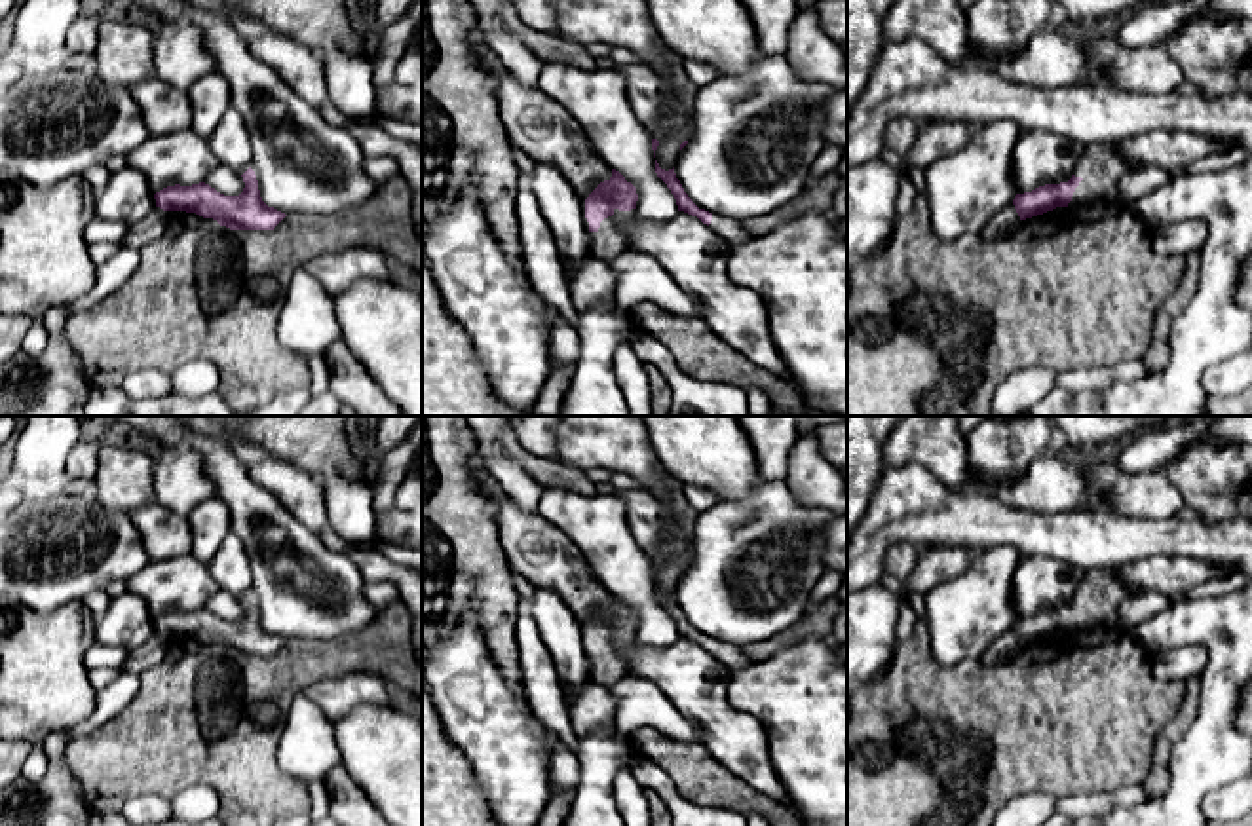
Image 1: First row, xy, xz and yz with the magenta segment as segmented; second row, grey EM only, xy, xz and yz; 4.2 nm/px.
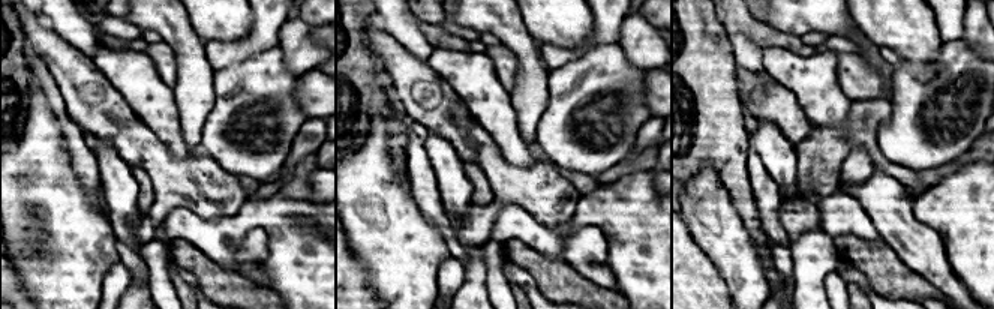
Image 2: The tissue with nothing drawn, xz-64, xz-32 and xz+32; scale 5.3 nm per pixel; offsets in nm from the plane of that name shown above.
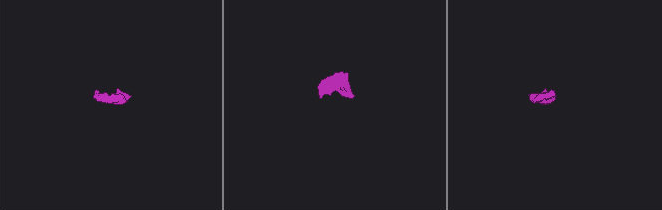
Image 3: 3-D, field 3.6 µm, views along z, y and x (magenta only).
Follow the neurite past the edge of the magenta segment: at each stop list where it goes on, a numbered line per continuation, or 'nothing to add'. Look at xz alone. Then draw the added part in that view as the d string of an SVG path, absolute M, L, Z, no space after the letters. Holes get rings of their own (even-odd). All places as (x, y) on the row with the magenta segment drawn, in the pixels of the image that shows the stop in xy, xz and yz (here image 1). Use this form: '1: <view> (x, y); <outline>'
1: xz (730, 230); M712 215L709 228L714 230L731 247L743 245L750 239L749 232L739 220L726 218L722 215Z
2: xz (607, 244); M583 199L583 224L585 224L587 232L589 232L589 251L591 251L593 258L610 262L612 258L619 256L627 249L625 232L621 230L616 215L604 218L597 232L589 230L589 222L585 218L585 199Z

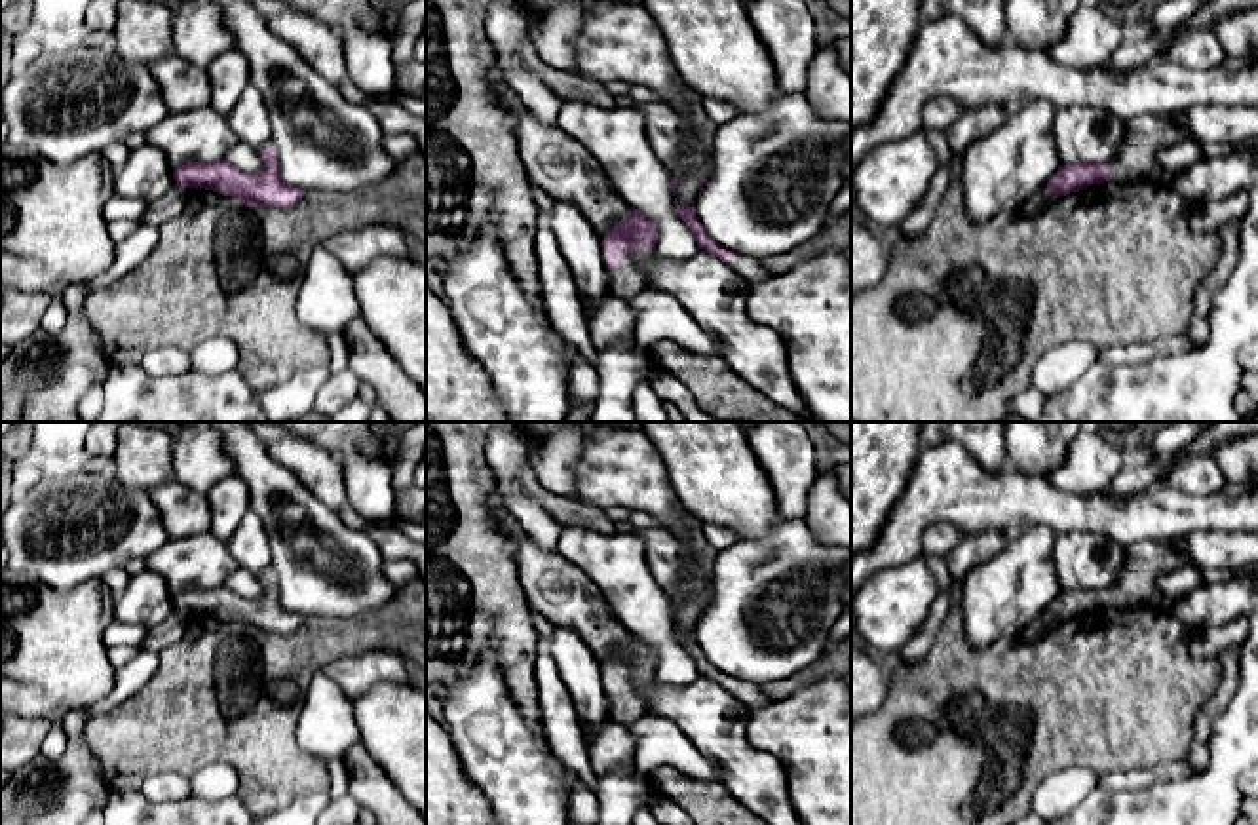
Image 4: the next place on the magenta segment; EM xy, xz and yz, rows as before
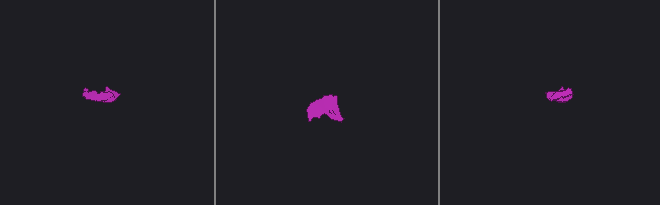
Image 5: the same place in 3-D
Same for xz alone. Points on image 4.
1: xz (749, 268); M732 253L728 266L734 268L751 285L762 283L770 278L768 270L758 259L745 257L741 253Z
2: xz (626, 282); M602 238L602 262L604 262L606 270L608 270L608 289L610 289L612 297L629 300L631 297L639 295L646 287L644 270L640 268L635 253L623 257L616 270L608 268L608 260L604 257L604 238Z

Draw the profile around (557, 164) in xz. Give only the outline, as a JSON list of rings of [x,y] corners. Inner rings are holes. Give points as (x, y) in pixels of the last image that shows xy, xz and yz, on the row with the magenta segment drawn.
[[[498,84],[496,93],[515,120],[521,162],[532,186],[574,205],[600,238],[629,219],[631,207],[583,144],[557,124],[542,124],[530,116],[507,84]]]

